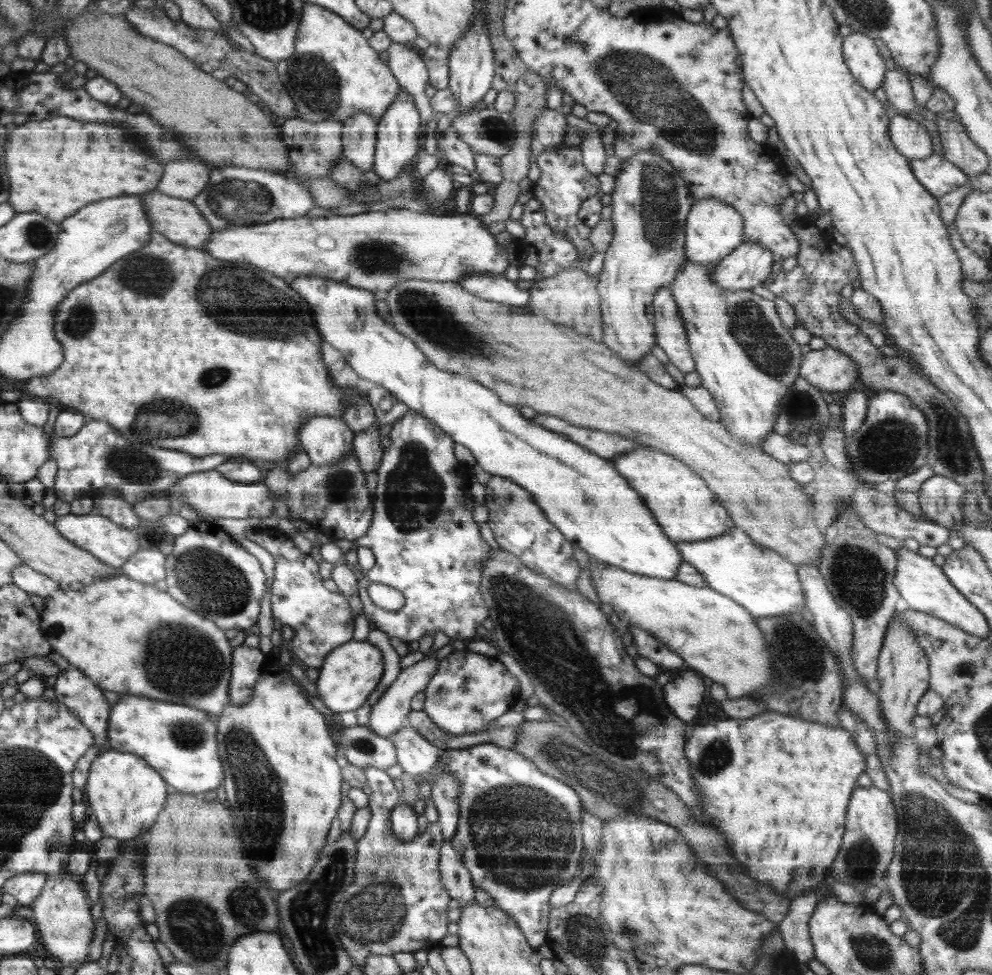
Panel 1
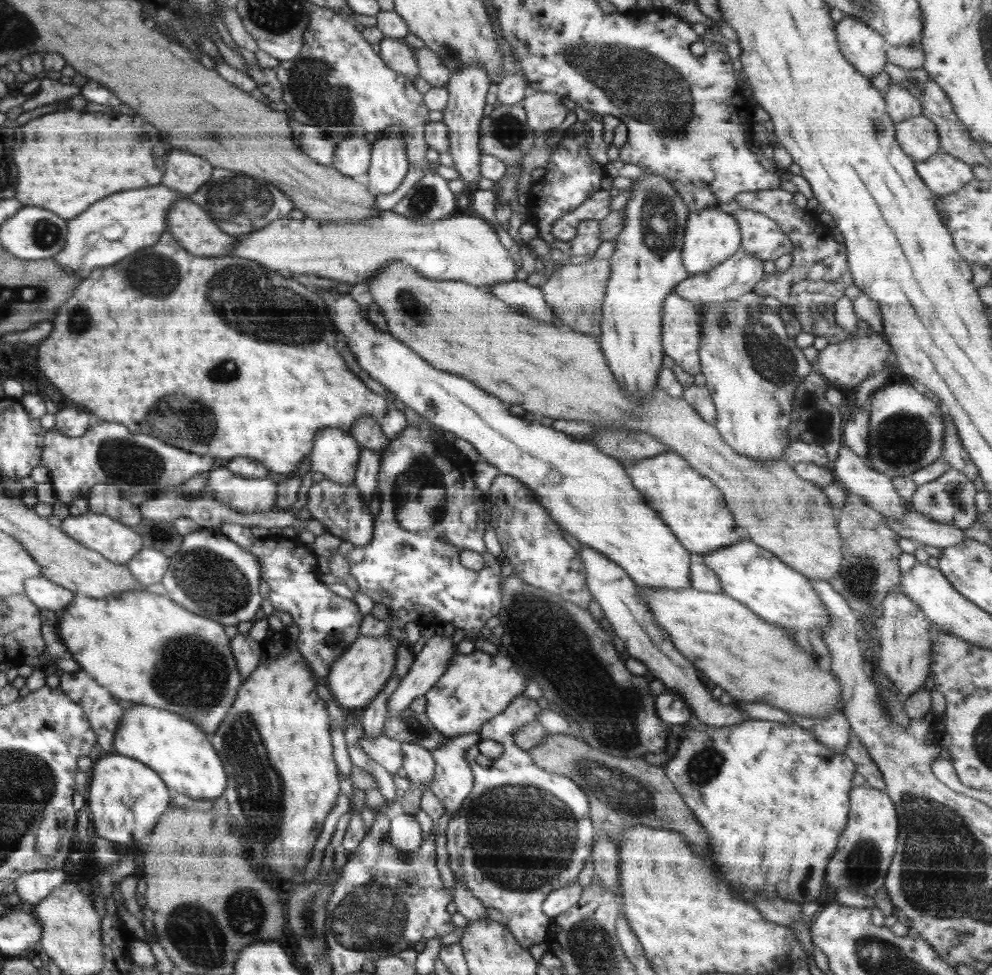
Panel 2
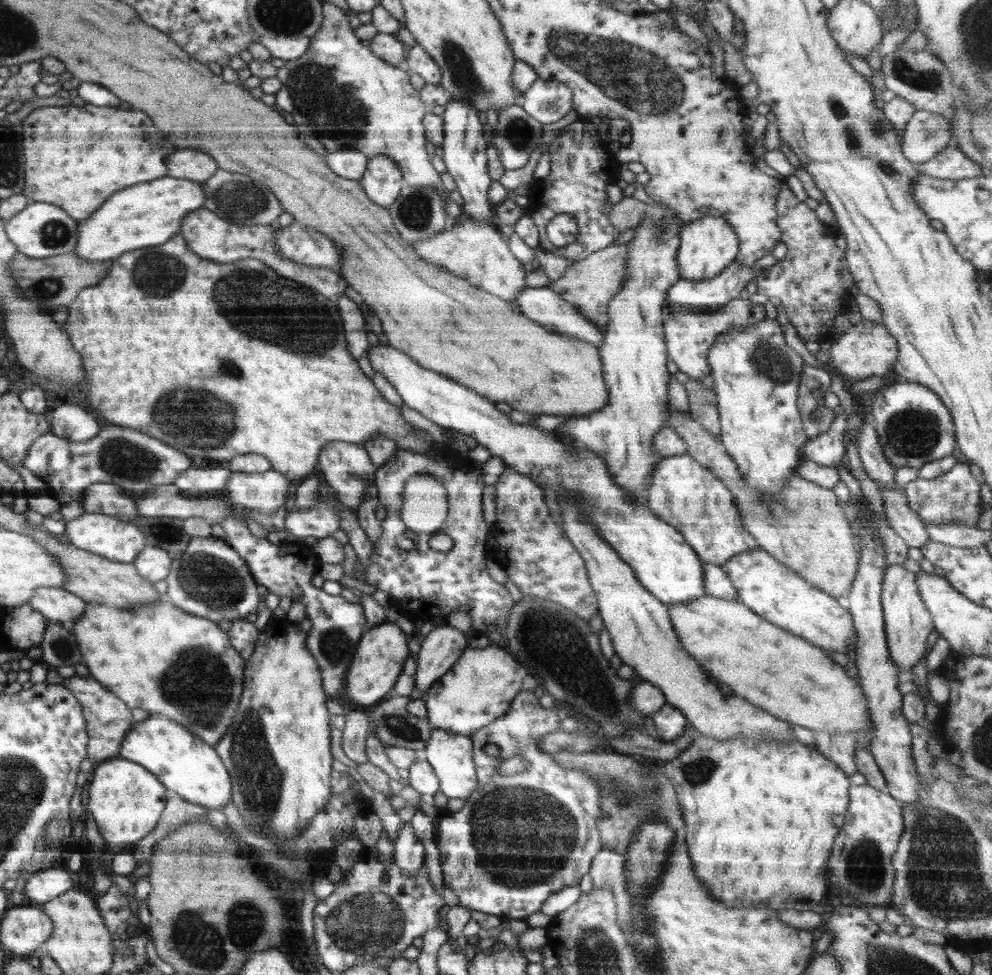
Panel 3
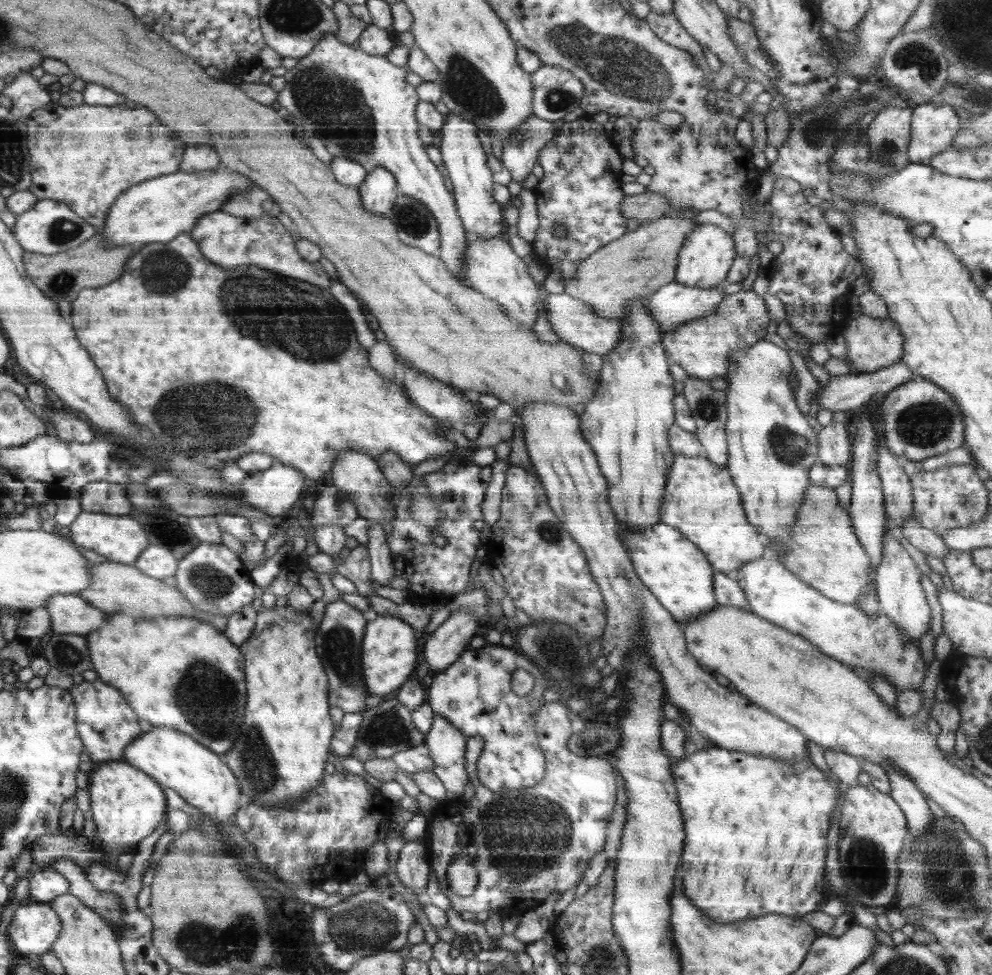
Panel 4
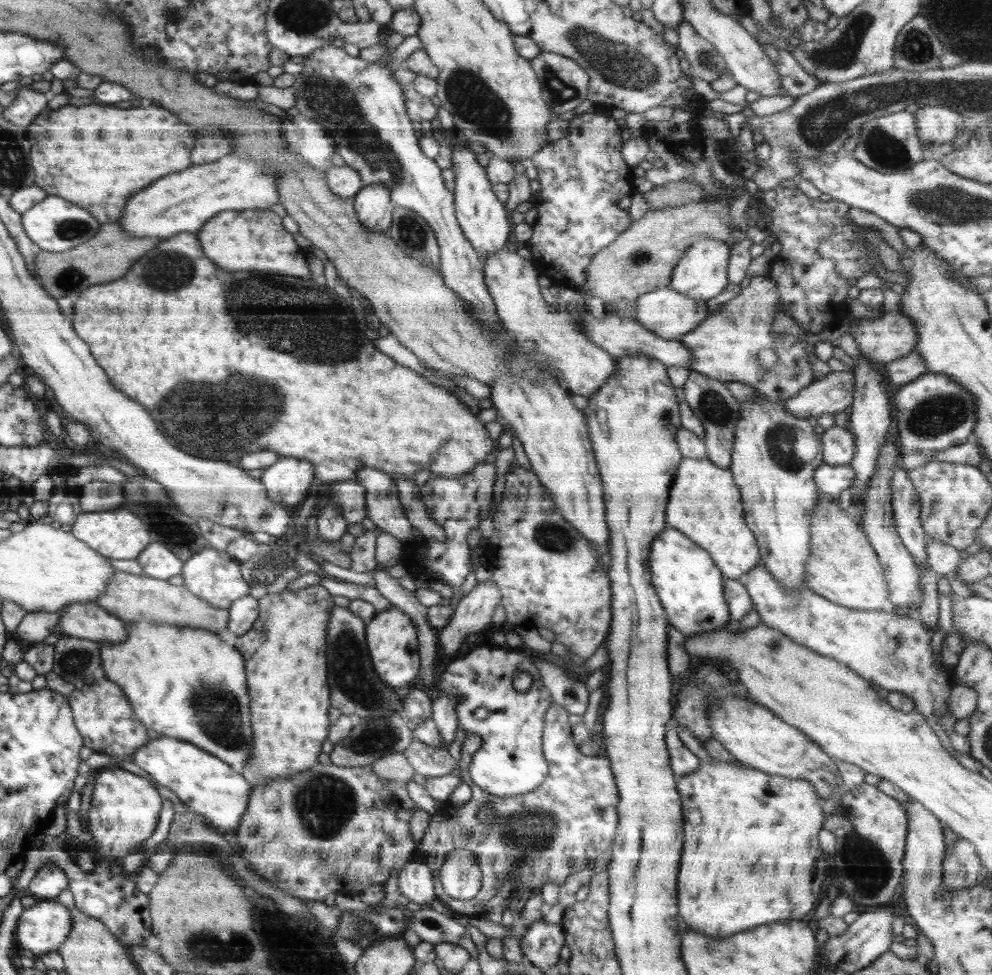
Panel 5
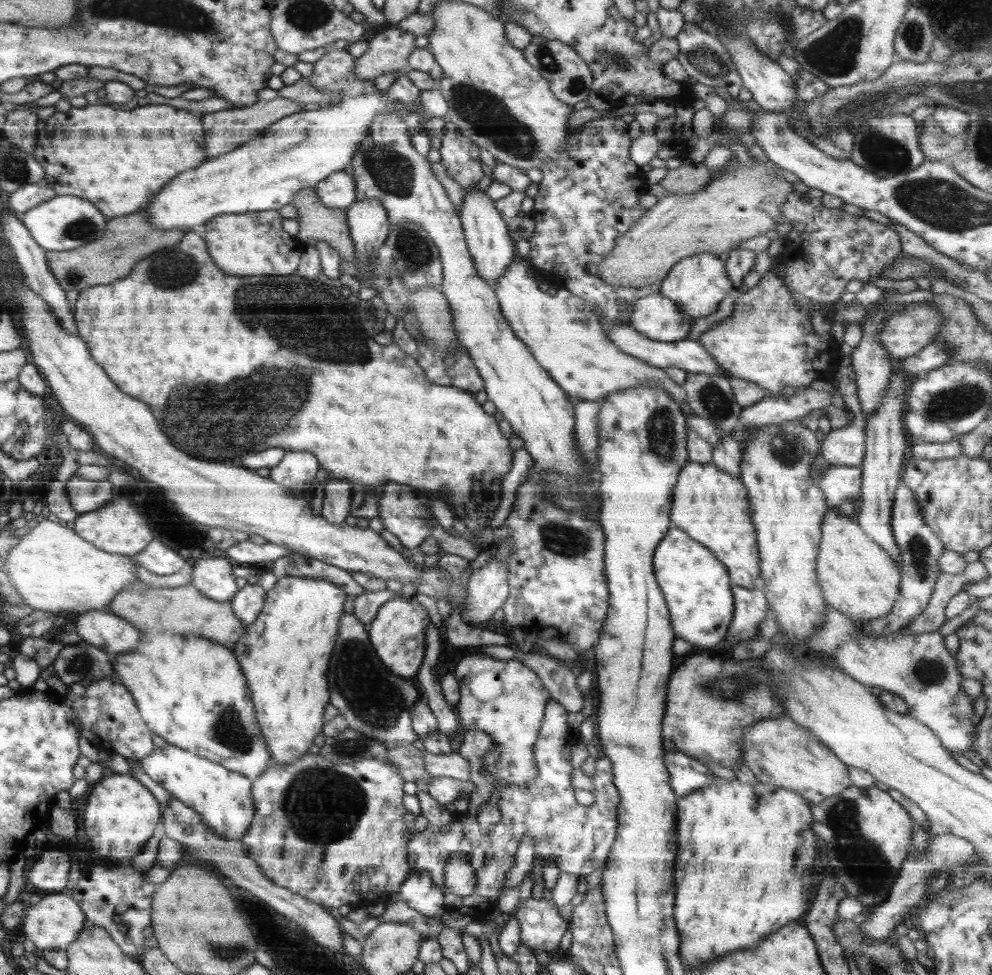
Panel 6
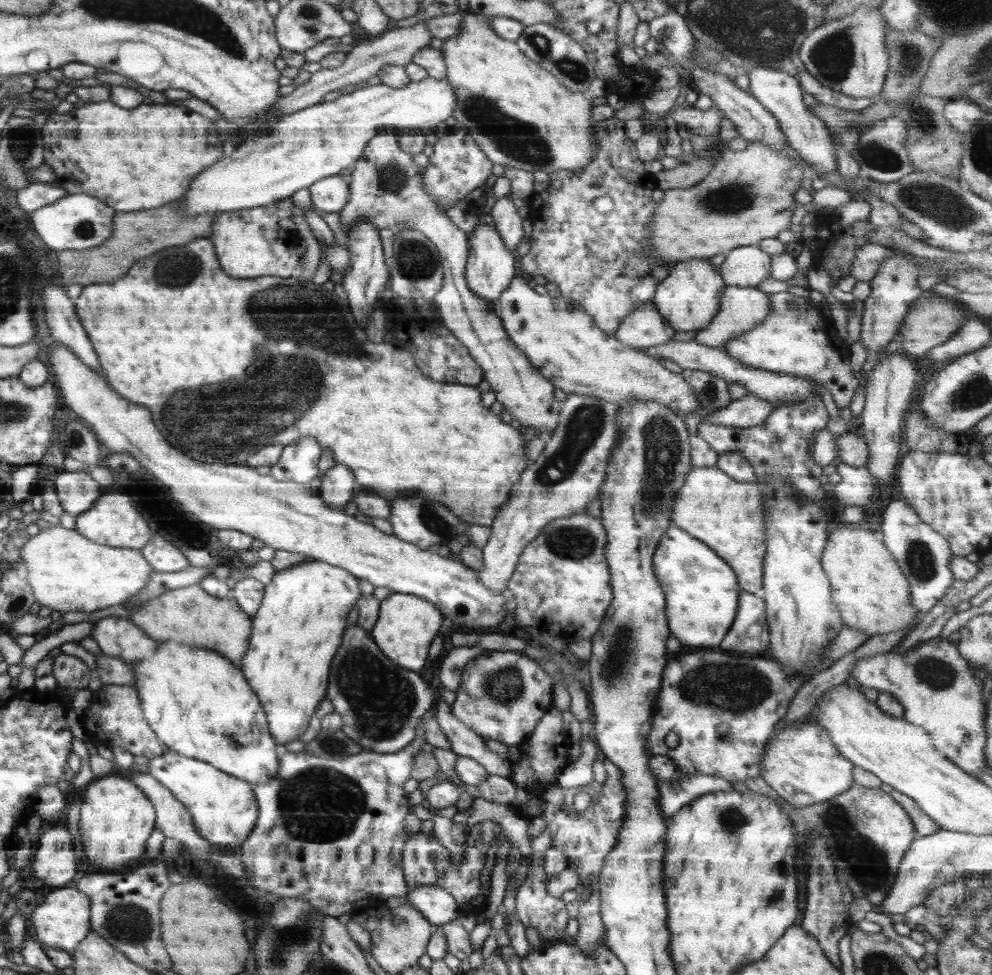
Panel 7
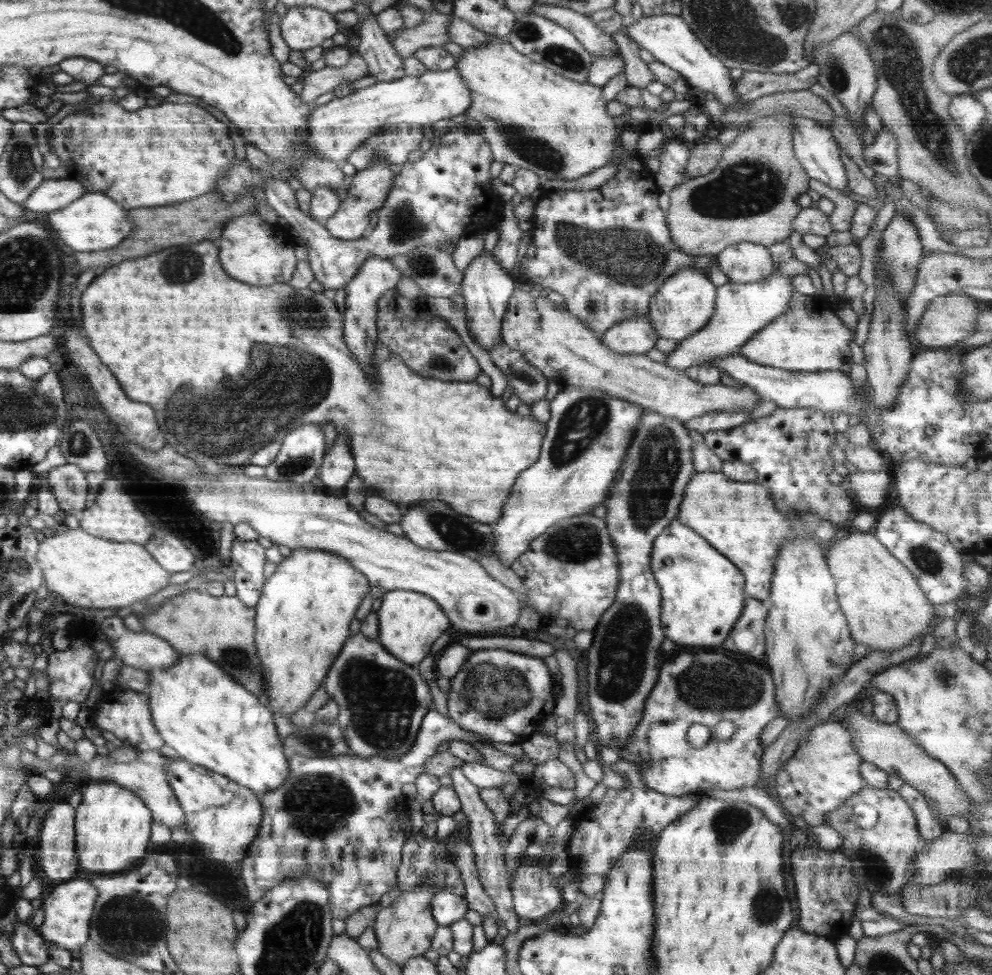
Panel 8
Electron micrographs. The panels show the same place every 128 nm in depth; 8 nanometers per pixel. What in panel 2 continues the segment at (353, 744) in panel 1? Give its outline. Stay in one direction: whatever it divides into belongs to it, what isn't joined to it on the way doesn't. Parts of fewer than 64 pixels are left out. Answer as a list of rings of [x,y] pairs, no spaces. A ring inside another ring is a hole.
[[[364,735],[357,740],[357,746],[366,757],[371,758],[390,773],[397,773],[403,767],[401,743],[397,740],[384,735],[375,738]]]

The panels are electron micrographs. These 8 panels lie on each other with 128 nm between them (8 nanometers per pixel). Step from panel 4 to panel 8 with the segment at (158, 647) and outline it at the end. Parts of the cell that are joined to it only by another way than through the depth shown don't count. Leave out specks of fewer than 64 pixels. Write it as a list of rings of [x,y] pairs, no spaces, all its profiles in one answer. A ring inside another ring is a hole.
[[[180,653],[178,660],[170,667],[156,667],[148,671],[150,681],[146,693],[150,714],[163,742],[172,747],[184,761],[224,775],[250,789],[259,800],[263,794],[272,792],[286,782],[289,769],[283,754],[283,744],[276,731],[273,713],[266,703],[204,655]]]

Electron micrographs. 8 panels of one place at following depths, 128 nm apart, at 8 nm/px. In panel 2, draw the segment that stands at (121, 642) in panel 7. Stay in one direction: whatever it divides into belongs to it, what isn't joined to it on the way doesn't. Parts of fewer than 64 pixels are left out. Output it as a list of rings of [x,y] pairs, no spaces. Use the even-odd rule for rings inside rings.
[[[43,576],[29,578],[25,588],[25,595],[31,598],[32,602],[40,609],[50,609],[59,614],[64,611],[66,605],[72,604],[72,595],[74,593],[71,590]]]

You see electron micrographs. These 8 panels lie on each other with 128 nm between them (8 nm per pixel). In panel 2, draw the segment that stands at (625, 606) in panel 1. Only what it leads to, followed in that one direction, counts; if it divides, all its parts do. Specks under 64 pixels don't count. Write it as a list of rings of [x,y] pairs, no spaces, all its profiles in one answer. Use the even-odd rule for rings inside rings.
[[[636,583],[636,590],[638,598],[648,606],[656,622],[668,632],[676,650],[712,682],[728,692],[736,702],[760,702],[785,710],[787,714],[808,717],[826,717],[832,713],[832,709],[838,709],[838,705],[842,703],[840,684],[831,671],[822,670],[810,651],[800,648],[798,643],[790,642],[790,636],[782,634],[786,630],[766,622],[735,598],[730,598],[723,592],[704,592],[694,587],[667,589]]]

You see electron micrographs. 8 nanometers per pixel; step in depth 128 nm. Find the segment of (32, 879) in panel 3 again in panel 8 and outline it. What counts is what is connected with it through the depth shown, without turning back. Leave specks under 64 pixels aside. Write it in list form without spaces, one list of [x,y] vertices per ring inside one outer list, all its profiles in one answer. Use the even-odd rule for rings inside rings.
[[[52,804],[40,825],[40,839],[34,847],[42,872],[50,880],[70,880],[78,870],[74,846],[74,810],[68,804]]]

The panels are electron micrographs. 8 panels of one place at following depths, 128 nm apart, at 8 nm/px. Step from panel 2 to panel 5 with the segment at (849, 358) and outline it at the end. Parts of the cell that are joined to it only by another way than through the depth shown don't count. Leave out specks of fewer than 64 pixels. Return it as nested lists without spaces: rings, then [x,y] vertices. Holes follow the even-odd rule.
[[[886,314],[880,319],[852,322],[849,334],[854,337],[862,356],[880,365],[913,352],[917,335],[907,316]]]

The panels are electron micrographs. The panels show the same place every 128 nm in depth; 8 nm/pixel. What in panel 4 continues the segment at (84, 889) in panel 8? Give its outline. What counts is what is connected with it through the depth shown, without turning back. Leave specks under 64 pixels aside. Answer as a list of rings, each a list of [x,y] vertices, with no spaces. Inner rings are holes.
[[[32,901],[29,905],[20,905],[14,911],[8,937],[10,944],[14,944],[25,956],[41,955],[59,940],[62,930],[62,920],[54,907]]]

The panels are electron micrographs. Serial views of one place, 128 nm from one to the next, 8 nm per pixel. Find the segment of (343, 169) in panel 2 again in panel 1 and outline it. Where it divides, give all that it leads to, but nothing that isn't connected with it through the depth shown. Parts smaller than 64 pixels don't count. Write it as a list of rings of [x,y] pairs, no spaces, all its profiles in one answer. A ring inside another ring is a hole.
[[[360,111],[343,122],[342,154],[363,171],[370,171],[373,166],[378,123],[378,119],[366,111]]]

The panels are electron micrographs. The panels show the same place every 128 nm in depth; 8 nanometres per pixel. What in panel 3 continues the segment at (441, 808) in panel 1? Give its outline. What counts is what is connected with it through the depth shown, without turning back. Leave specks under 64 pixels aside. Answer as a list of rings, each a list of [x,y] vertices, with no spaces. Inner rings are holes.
[[[432,728],[430,739],[422,752],[434,770],[440,792],[448,799],[466,799],[478,787],[472,750],[473,743],[470,736]]]

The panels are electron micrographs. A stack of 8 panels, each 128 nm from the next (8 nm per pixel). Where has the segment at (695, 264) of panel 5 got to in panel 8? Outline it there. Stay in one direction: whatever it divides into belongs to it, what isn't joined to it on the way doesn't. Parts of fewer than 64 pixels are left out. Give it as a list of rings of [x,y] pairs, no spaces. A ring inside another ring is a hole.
[[[684,268],[668,278],[649,302],[649,318],[660,338],[684,340],[700,331],[713,316],[717,288],[710,276],[696,268]]]

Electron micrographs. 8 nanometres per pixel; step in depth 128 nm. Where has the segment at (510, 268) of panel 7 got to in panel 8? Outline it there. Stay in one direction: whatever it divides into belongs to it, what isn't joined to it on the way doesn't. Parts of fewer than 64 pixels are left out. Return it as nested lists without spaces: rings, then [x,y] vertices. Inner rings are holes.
[[[483,249],[463,272],[461,295],[466,309],[468,331],[474,340],[487,351],[490,347],[496,347],[498,343],[503,342],[500,324],[514,290],[514,278],[503,270],[491,250]]]

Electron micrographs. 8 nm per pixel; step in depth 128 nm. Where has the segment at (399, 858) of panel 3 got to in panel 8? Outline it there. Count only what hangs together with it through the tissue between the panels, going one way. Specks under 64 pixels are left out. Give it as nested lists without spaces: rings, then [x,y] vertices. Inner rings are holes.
[[[436,891],[430,899],[430,910],[438,925],[450,926],[464,919],[469,906],[462,896],[456,896],[448,891]]]

